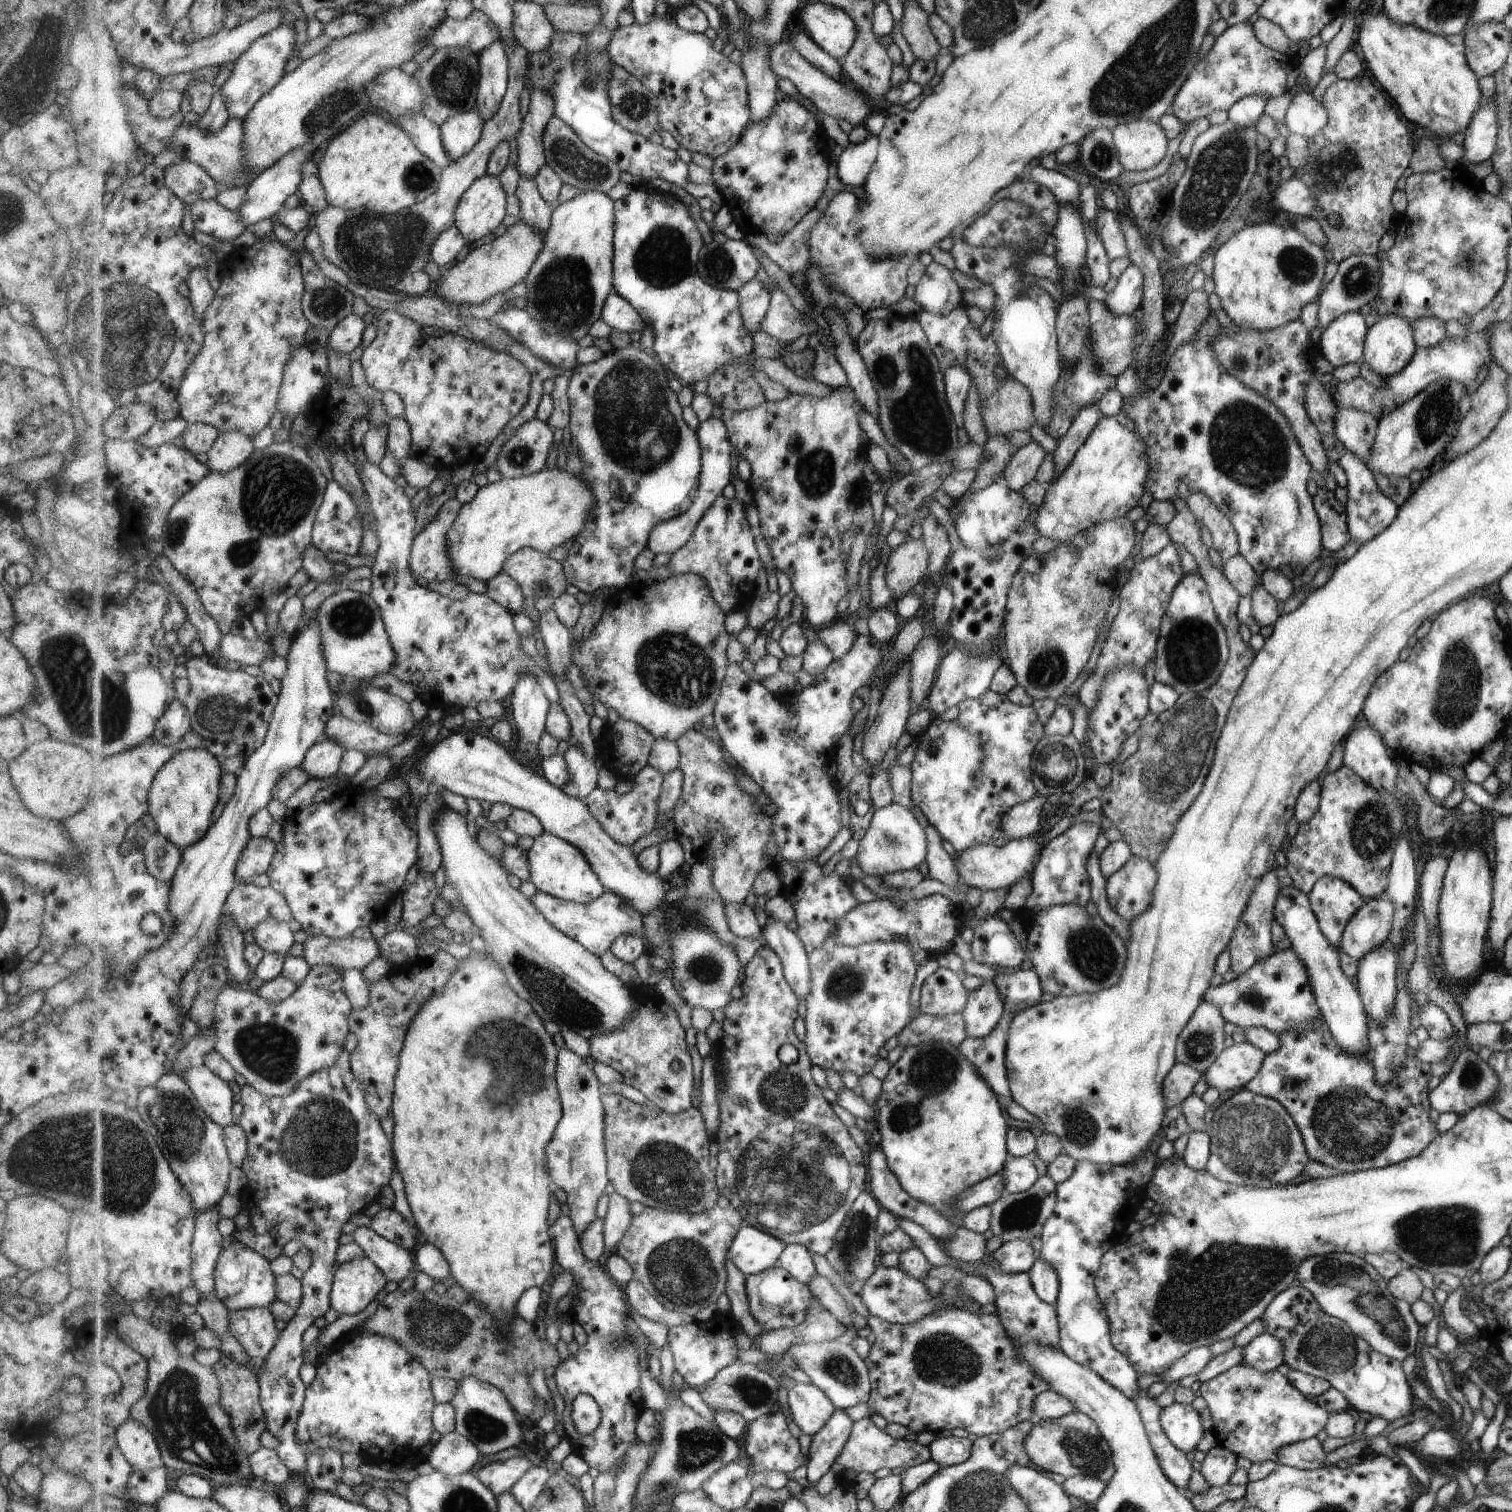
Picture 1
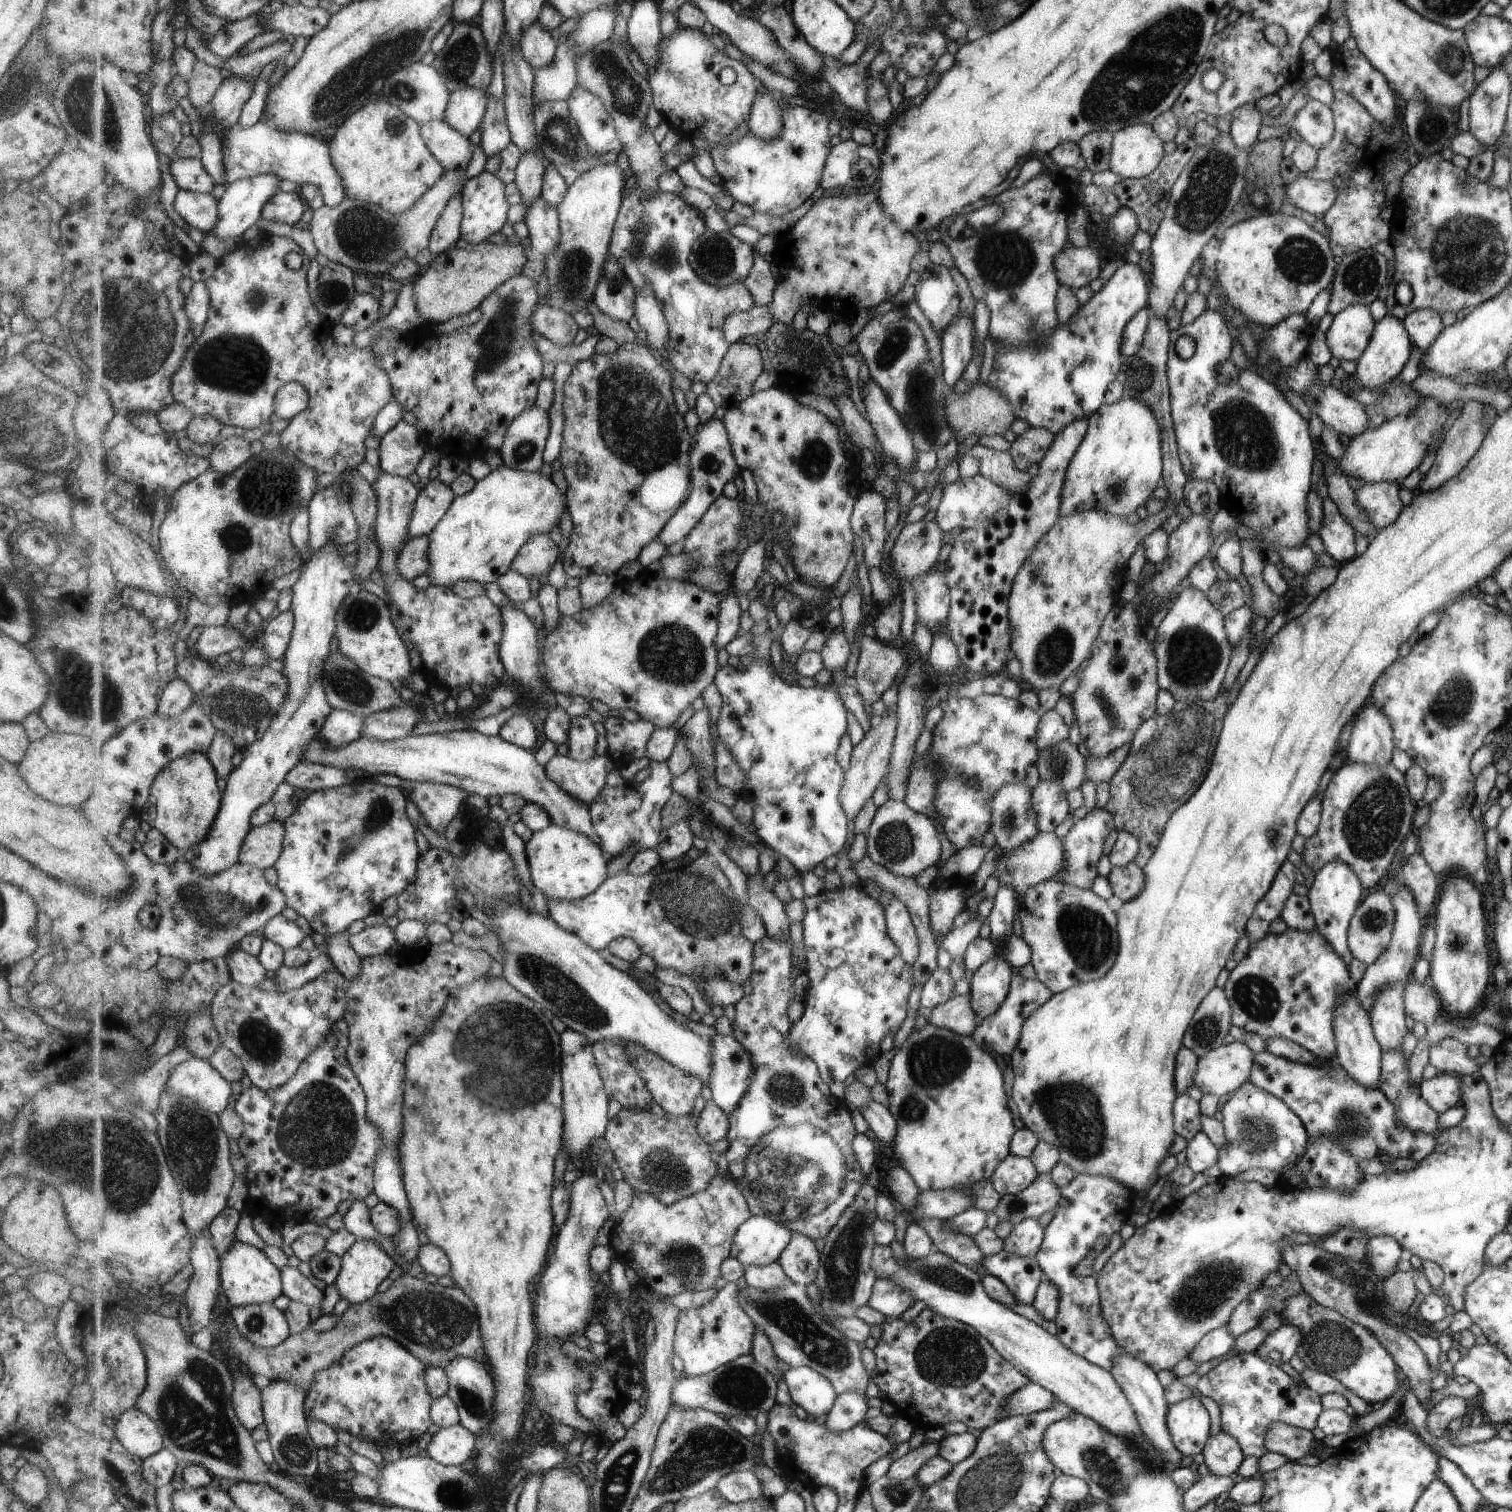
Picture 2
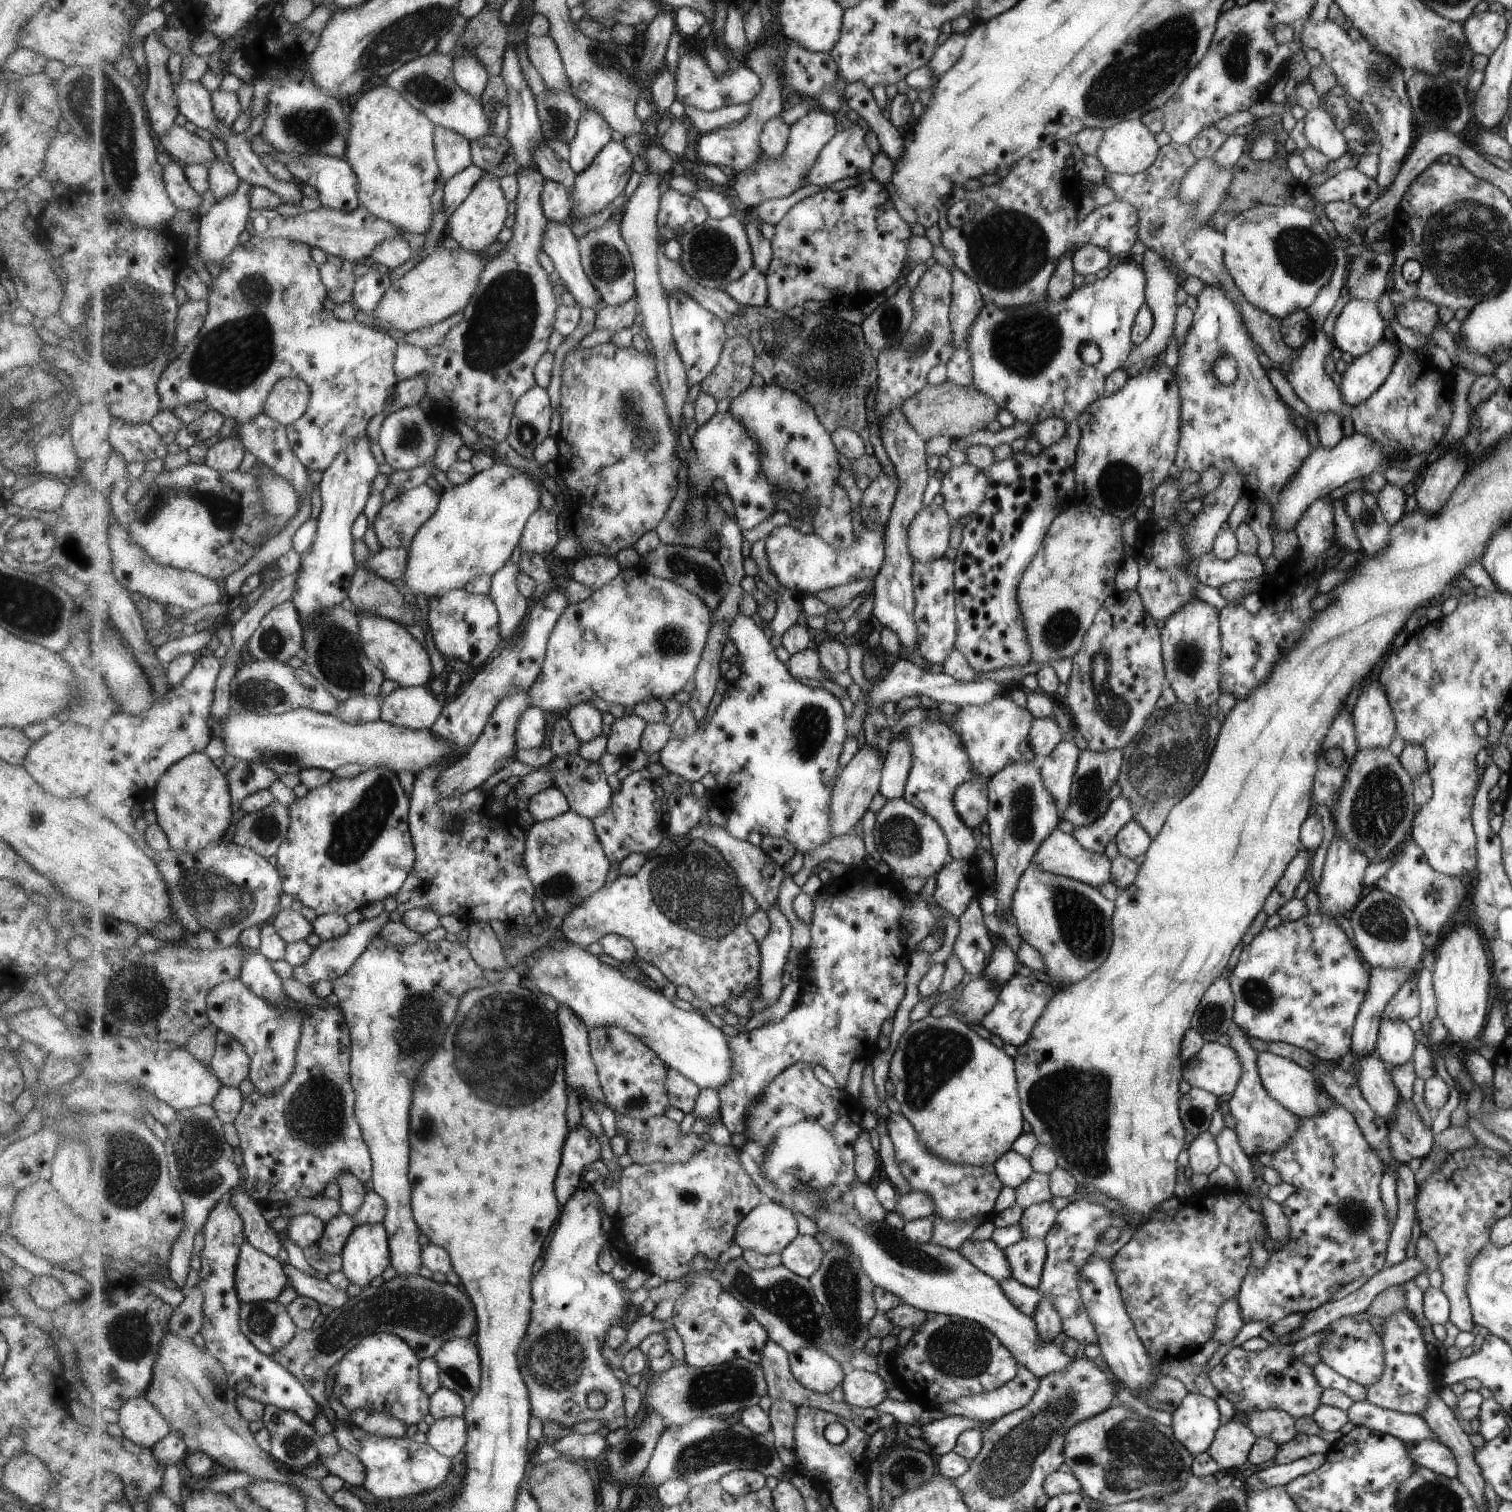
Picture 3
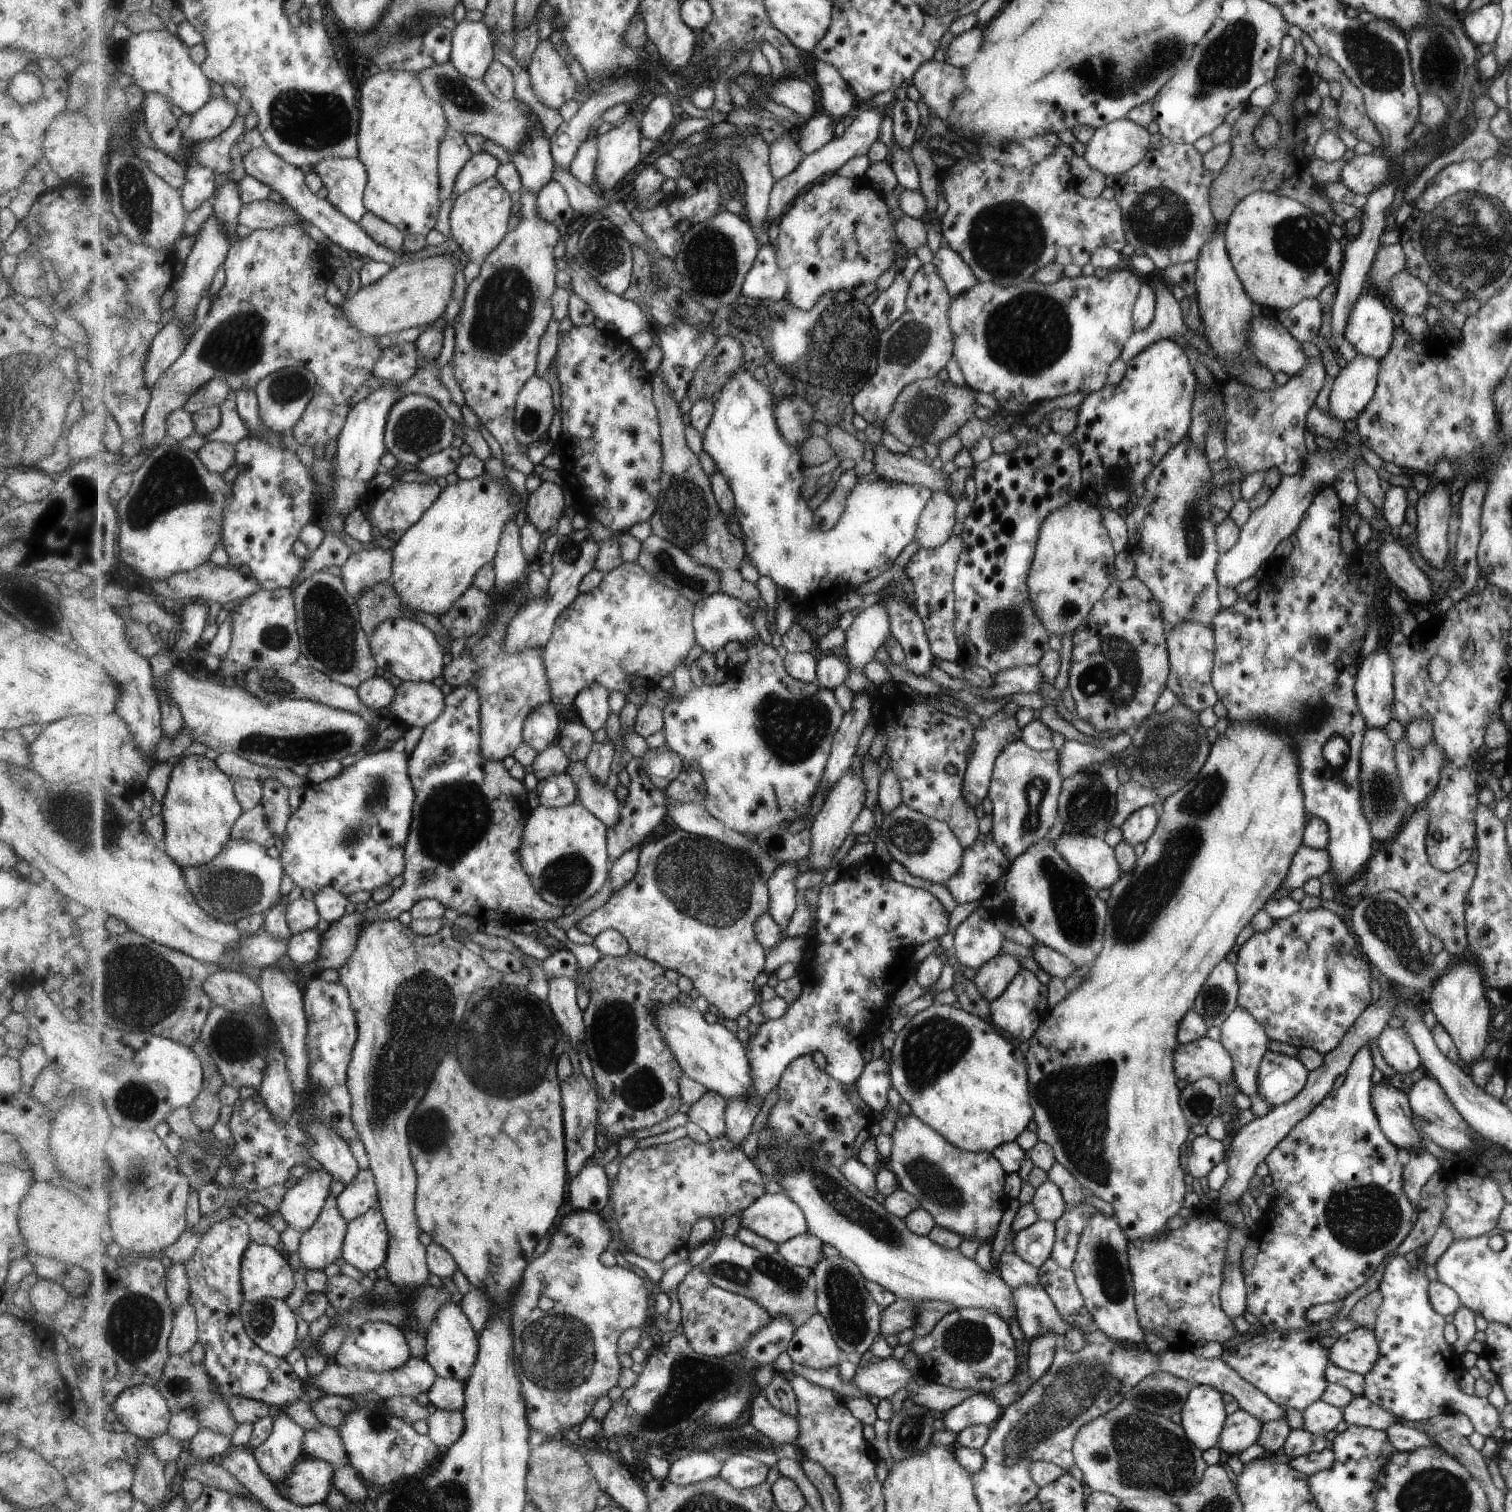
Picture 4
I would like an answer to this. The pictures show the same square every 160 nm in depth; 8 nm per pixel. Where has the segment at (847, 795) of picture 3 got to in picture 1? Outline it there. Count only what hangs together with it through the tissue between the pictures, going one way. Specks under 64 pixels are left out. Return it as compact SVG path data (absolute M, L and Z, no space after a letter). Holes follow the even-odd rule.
M905 661L897 674L892 676L883 691L878 715L865 735L862 755L873 766L881 764L887 750L897 746L897 740L904 731L905 723L911 716L909 698L909 662Z

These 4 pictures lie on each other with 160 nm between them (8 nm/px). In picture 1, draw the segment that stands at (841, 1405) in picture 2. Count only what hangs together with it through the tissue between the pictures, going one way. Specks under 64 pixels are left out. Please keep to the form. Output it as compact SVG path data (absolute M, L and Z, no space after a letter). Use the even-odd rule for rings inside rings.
M839 1408L831 1416L831 1420L812 1438L807 1489L815 1488L817 1482L831 1471L831 1466L841 1456L850 1440L854 1426L855 1420L851 1418L851 1414L847 1414L847 1409Z

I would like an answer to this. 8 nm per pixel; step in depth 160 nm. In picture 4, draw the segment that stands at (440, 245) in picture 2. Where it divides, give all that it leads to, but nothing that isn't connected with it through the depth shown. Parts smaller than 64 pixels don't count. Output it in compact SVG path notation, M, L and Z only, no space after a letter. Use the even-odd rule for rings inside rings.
M477 152L477 154L474 154L467 166L459 174L459 178L457 178L453 197L471 190L473 186L478 186L492 177L496 177L501 164L501 160L495 158L489 152Z

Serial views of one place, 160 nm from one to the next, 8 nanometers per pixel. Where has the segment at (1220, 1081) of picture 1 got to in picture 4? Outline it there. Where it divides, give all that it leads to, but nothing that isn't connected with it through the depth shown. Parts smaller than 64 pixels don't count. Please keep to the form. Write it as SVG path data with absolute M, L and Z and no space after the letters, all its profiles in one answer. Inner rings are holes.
M1206 1036L1187 1044L1177 1044L1173 1050L1173 1070L1177 1078L1187 1083L1209 1076L1215 1078L1219 1085L1234 1087L1231 1056L1219 1041L1210 1040Z

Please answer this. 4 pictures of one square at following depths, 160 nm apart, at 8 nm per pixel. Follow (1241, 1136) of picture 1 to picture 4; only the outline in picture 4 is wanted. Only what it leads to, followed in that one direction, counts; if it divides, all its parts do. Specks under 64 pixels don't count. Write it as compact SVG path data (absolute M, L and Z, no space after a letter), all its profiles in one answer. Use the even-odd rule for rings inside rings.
M1236 1006L1236 1009L1225 1018L1224 1022L1221 1022L1218 1028L1220 1029L1221 1036L1219 1042L1232 1058L1232 1080L1234 1088L1249 1098L1249 1102L1251 1103L1249 1110L1255 1118L1267 1114L1269 1110L1272 1110L1273 1106L1269 1106L1265 1100L1261 1100L1261 1098L1257 1096L1256 1088L1258 1065L1261 1061L1261 1056L1267 1051L1267 1044L1269 1044L1263 1028L1253 1020L1249 1012L1243 1010L1241 1006Z

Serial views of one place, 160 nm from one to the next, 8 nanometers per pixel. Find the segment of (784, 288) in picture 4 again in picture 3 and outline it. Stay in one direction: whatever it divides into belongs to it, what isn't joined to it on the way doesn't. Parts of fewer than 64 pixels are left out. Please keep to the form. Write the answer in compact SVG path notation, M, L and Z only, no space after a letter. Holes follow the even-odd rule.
M753 266L745 277L725 288L734 301L749 306L767 306L769 302L769 274Z

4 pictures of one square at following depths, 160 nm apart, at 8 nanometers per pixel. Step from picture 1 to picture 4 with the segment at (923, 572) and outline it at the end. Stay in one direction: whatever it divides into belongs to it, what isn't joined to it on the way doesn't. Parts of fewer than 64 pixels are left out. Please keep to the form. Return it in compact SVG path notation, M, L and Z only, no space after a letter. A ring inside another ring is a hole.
M933 491L917 518L915 540L922 548L937 548L951 535L956 503L945 491Z

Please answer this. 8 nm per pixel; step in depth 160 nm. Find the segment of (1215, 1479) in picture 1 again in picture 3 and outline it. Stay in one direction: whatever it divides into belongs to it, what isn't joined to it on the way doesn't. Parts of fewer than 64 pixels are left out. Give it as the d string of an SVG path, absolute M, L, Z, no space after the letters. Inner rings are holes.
M1232 1418L1230 1422L1220 1424L1206 1452L1220 1471L1228 1472L1247 1461L1256 1438L1245 1424L1237 1423L1236 1418Z

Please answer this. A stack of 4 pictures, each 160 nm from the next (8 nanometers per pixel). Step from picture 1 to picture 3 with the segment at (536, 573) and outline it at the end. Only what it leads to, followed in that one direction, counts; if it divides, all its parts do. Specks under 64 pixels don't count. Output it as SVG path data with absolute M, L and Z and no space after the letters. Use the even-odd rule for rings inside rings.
M540 507L529 518L525 526L522 540L520 541L521 550L527 552L537 552L537 554L547 555L555 550L555 546L561 540L561 528L559 528L559 514L547 512Z

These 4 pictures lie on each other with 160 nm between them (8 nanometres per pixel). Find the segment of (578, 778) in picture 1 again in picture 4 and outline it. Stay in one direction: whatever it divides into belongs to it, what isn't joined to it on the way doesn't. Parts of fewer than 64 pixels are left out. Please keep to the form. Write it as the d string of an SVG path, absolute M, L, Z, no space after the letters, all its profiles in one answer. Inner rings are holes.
M591 684L577 696L574 706L589 730L597 732L599 728L605 728L607 718L611 716L610 696L611 690L603 684Z

